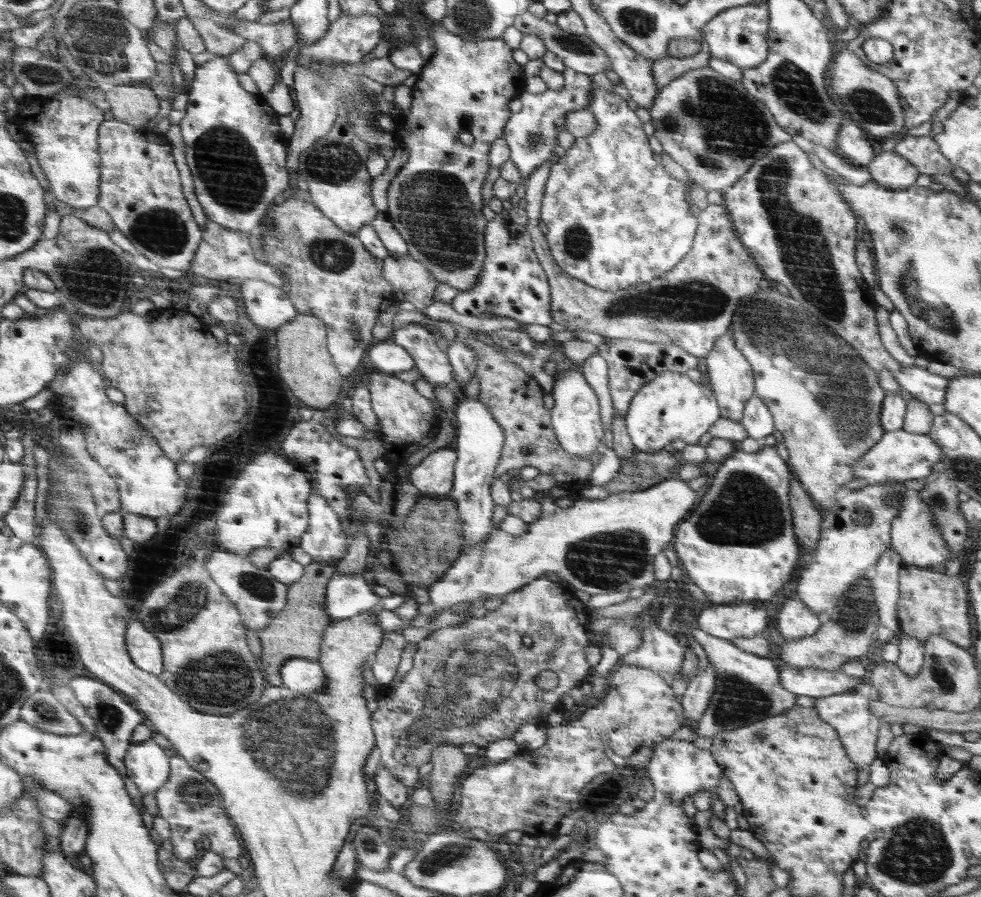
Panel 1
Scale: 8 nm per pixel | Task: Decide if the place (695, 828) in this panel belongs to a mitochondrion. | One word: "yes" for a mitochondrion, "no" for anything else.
no

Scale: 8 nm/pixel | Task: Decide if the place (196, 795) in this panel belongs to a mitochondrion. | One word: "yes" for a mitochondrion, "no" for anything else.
yes

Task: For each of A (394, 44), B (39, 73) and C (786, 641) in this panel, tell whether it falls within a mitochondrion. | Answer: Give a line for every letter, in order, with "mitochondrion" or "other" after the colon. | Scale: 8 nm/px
A: other
B: mitochondrion
C: other

